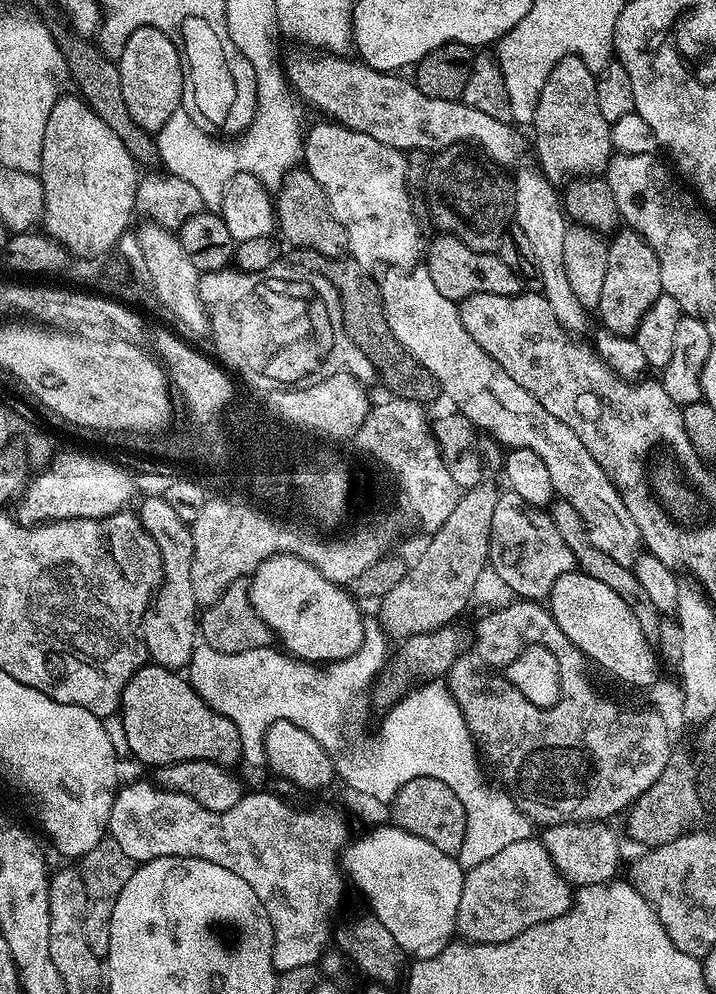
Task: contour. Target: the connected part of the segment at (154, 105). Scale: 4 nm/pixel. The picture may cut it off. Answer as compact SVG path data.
M142 26L126 38L126 46L118 58L120 77L122 78L122 98L126 98L126 110L130 110L130 118L142 126L142 130L153 134L160 133L171 118L171 115L182 108L180 99L186 96L186 69L181 49L162 30L154 26Z

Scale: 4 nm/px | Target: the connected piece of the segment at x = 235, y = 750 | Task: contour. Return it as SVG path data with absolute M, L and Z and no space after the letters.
M145 663L130 678L118 715L124 723L128 752L144 764L163 766L187 760L209 760L225 766L241 763L243 746L234 722L216 713L179 671Z

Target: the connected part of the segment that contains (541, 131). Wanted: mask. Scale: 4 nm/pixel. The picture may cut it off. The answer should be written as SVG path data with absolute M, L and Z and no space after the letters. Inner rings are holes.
M568 56L565 60L558 61L554 70L550 70L540 91L530 128L531 131L536 131L536 152L540 155L538 167L546 179L553 182L599 177L607 169L608 159L614 154L611 140L612 125L606 122L606 118L602 118L598 110L596 76L578 56Z

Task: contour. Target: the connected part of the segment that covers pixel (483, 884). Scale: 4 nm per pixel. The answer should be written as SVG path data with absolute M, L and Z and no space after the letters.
M539 839L514 842L499 854L486 858L486 862L478 862L478 866L465 871L456 931L470 944L510 942L510 938L518 938L518 934L530 930L530 926L538 926L566 914L573 895L573 885L557 872Z

